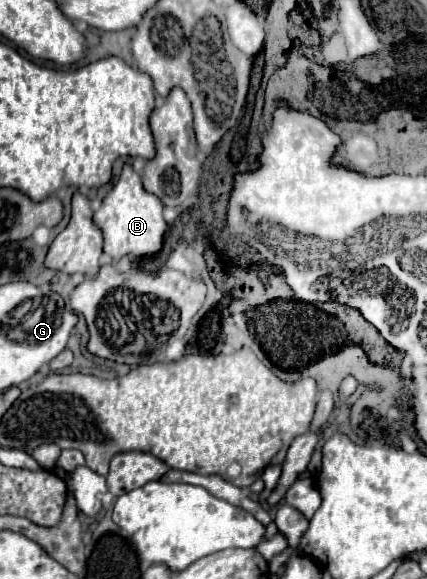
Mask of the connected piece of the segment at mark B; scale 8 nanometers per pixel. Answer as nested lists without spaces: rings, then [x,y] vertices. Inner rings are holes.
[[[131,164],[123,166],[117,184],[103,198],[101,208],[93,214],[93,222],[103,232],[103,252],[113,260],[123,258],[125,254],[133,254],[137,258],[157,254],[163,246],[163,234],[167,230],[167,222],[163,220],[163,204],[155,198],[155,194],[147,194],[147,190],[143,190],[141,176]]]

